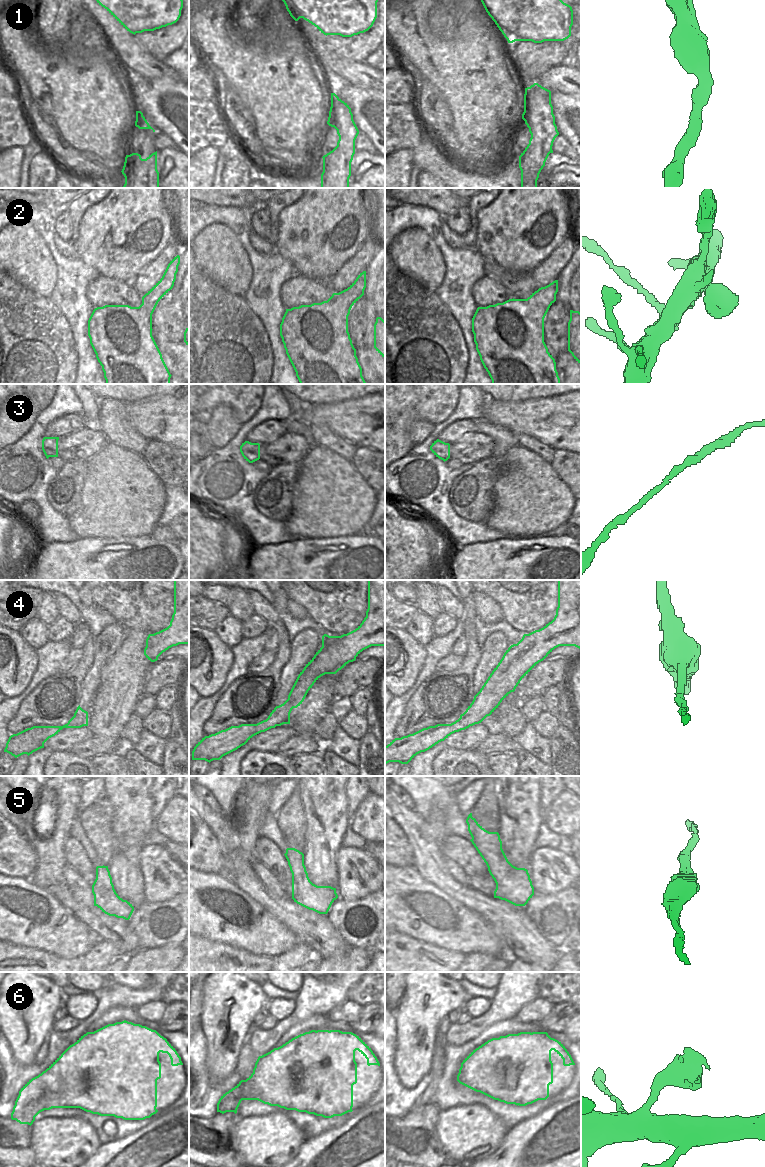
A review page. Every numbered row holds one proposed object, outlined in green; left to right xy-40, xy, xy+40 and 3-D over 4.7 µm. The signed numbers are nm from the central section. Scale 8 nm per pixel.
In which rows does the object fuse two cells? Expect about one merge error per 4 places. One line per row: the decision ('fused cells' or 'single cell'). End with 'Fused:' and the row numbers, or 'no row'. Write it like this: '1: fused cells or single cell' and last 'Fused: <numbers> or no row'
1: single cell
2: single cell
3: single cell
4: single cell
5: single cell
6: fused cells
Fused: 6

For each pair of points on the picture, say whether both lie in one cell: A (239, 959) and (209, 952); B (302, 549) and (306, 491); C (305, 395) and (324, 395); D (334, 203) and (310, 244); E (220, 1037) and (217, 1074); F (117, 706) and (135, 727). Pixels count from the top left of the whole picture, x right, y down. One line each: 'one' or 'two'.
A: one
B: two
C: one
D: one
E: one
F: two

